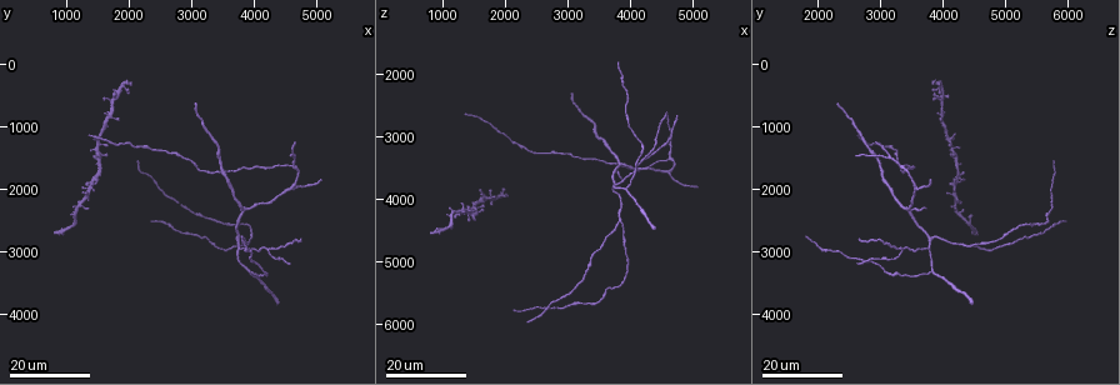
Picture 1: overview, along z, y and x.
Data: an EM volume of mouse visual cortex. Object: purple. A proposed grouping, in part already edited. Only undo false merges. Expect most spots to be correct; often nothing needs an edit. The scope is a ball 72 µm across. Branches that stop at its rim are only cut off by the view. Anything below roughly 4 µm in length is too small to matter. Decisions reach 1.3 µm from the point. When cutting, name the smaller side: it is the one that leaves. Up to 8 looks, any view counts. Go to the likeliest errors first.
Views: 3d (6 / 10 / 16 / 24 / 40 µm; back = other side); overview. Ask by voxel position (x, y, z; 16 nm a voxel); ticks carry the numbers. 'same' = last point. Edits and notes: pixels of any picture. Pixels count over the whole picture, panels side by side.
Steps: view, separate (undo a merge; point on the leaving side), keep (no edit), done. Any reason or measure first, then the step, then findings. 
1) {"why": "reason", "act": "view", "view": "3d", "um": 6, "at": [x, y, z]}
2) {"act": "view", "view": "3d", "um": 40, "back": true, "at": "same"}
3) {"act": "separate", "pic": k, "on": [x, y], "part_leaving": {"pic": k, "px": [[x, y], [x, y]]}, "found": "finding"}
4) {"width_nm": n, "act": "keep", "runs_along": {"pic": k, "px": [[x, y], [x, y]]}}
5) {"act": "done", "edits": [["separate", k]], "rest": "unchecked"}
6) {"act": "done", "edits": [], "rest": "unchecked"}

{"why": "three arms meet", "act": "view", "view": "3d", "um": 16, "at": [3750, 2950, 3750]}

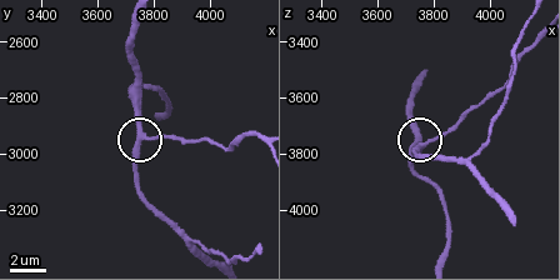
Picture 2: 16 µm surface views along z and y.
{"act": "view", "view": "3d", "um": 10, "at": [3750, 2940, 3760]}

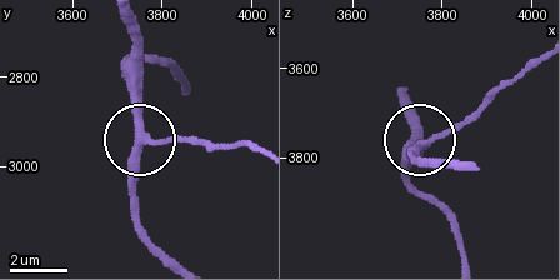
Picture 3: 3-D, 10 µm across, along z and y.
{"width_nm": 270, "act": "keep", "runs_along": {"pic": 3, "px": [[126, 20], [135, 135], [148, 143], [216, 143]]}, "found": "continuous, no second neuron"}

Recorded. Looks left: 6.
{"why": "branch point", "act": "view", "view": "3d", "um": 24, "at": [4250, 2950, 3300]}

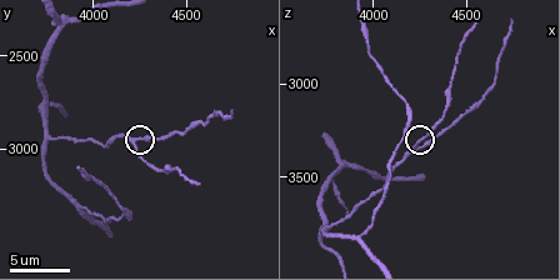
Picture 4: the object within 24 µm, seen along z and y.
{"act": "view", "view": "3d", "um": 10, "at": [4220, 2960, 3340]}

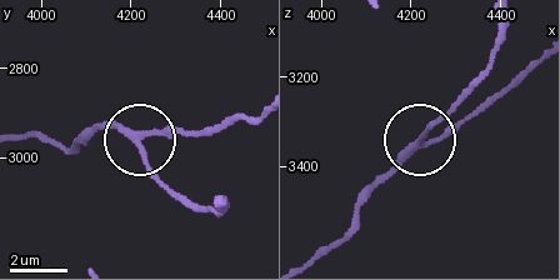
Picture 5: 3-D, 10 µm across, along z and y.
{"act": "keep", "runs_along": {"pic": 5, "px": [[23, 133], [69, 145], [109, 126], [124, 129], [185, 203]]}, "found": "continuous, no second neuron"}

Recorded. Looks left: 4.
{"why": "branch point", "act": "view", "view": "3d", "um": 24, "at": [3850, 2850, 4350]}

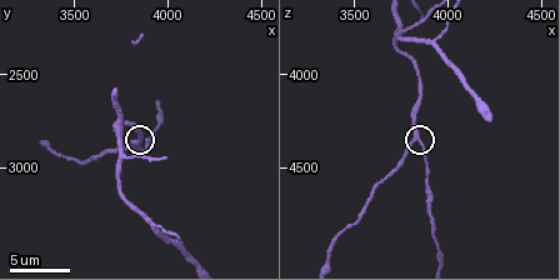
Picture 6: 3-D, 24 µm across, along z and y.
{"act": "view", "view": "3d", "um": 10, "at": [3840, 2880, 4360]}

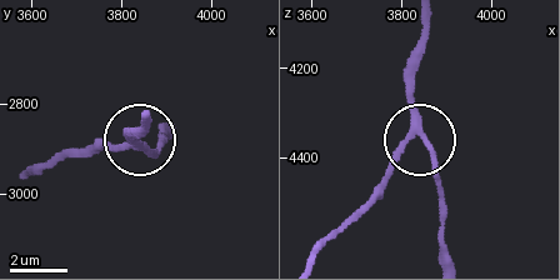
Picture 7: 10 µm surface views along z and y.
{"width_nm": 260, "act": "keep", "runs_along": {"pic": 7, "px": [[423, 21], [416, 64], [420, 134], [361, 205]]}, "found": "continuous, no second neuron"}

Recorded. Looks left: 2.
{"why": "looks like a crossing", "act": "view", "view": "3d", "um": 16, "at": [3840, 2340, 3440]}

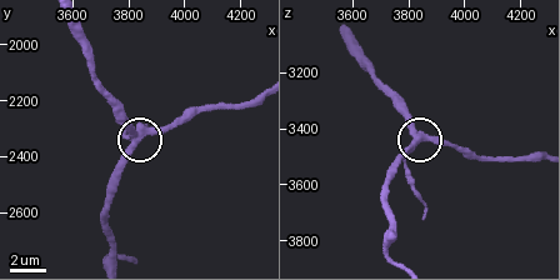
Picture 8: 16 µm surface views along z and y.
{"act": "view", "view": "3d", "um": 6, "at": [3820, 2340, 3440]}

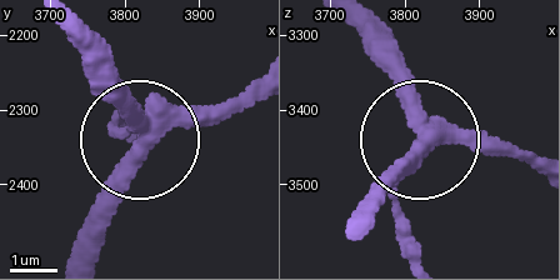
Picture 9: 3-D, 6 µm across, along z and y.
{"act": "separate", "pic": 9, "on": [110, 123], "part_leaving": {"pic": 9, "px": [[416, 144], [393, 199], [409, 259]]}, "found": "two neurons meet here"}

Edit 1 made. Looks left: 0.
{"act": "done", "edits": [["separate", 9]], "rest": "unchecked"}

